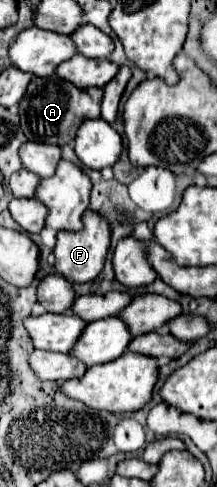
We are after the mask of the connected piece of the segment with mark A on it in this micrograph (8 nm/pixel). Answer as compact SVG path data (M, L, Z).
M57 75L37 77L29 83L27 93L23 95L23 99L19 103L23 133L29 141L51 143L51 145L63 147L75 139L75 131L83 121L99 119L101 99L103 99L103 89L99 89L99 87L79 89L73 83L59 79Z

